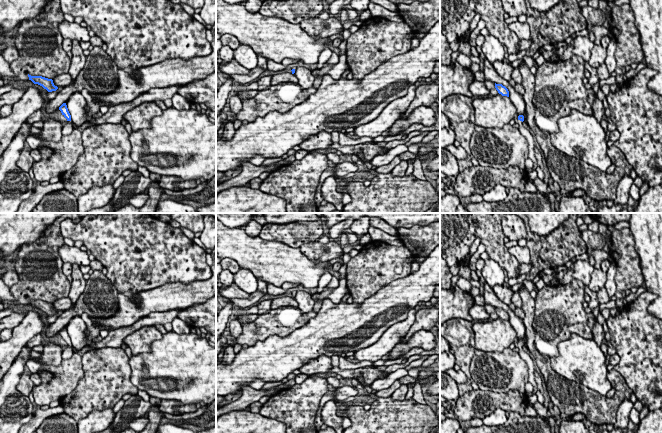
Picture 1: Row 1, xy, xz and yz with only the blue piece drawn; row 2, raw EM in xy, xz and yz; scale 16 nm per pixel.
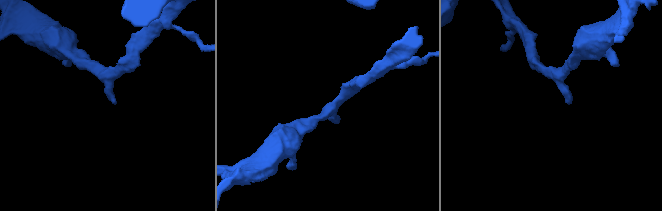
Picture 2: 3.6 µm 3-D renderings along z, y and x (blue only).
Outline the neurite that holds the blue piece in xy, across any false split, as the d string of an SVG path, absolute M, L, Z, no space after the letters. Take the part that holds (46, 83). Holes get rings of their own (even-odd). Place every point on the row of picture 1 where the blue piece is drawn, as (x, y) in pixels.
M29 74L28 77L29 80L31 80L34 84L42 86L48 92L56 91L58 89L58 87L54 85L52 79L48 79L42 76L31 76Z

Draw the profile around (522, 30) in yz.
M513 22L508 24L508 28L513 31L519 39L529 40L531 37L530 26L527 22Z

